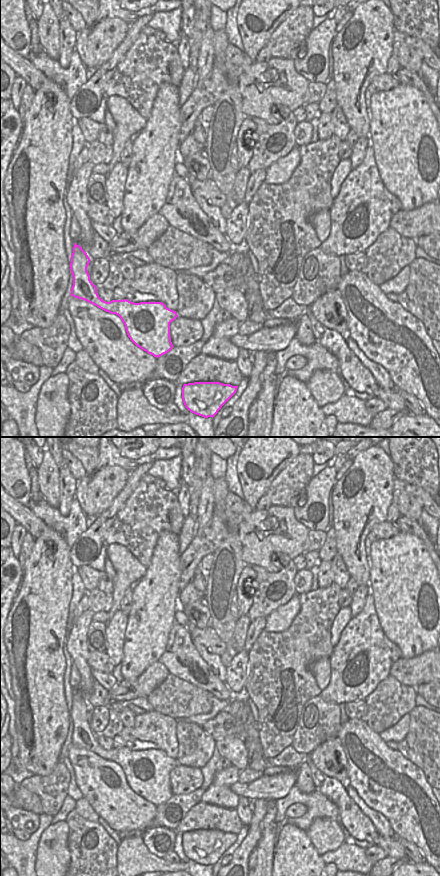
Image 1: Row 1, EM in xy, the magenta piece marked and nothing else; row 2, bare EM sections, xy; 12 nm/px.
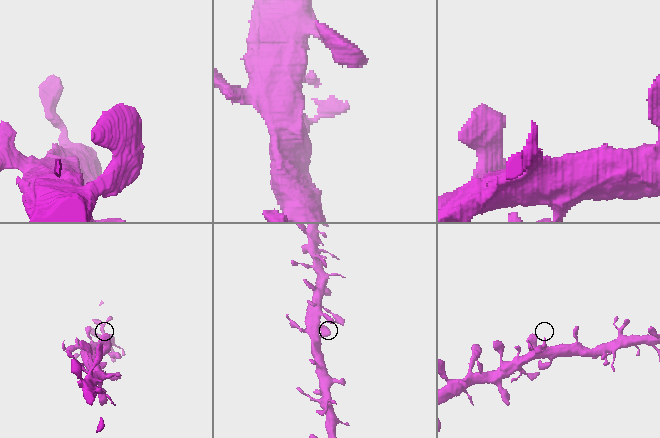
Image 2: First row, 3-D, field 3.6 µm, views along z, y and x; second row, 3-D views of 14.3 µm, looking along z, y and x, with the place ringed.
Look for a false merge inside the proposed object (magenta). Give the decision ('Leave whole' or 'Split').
Leave whole.

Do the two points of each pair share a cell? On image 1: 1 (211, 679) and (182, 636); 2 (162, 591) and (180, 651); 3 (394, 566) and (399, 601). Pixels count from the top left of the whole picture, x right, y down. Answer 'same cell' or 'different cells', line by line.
1: same cell
2: different cells
3: same cell

